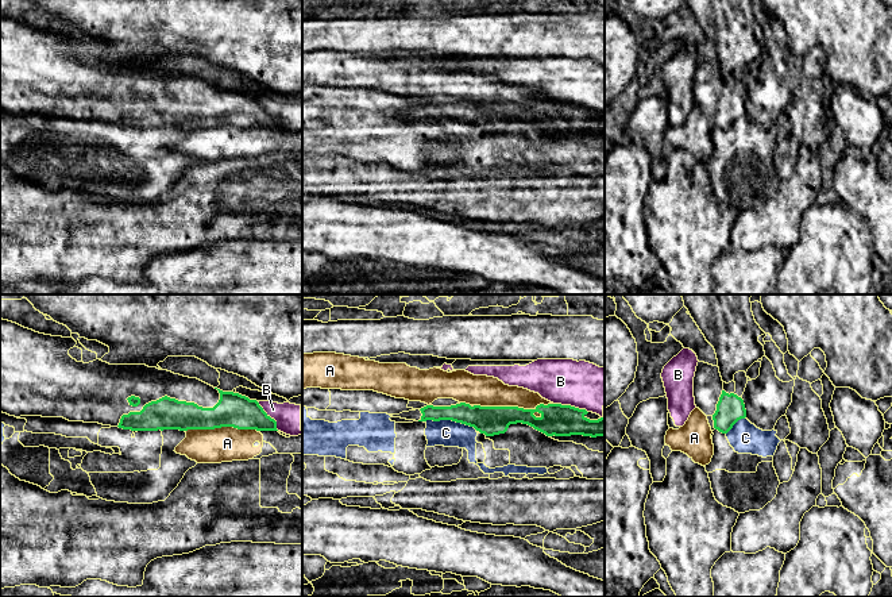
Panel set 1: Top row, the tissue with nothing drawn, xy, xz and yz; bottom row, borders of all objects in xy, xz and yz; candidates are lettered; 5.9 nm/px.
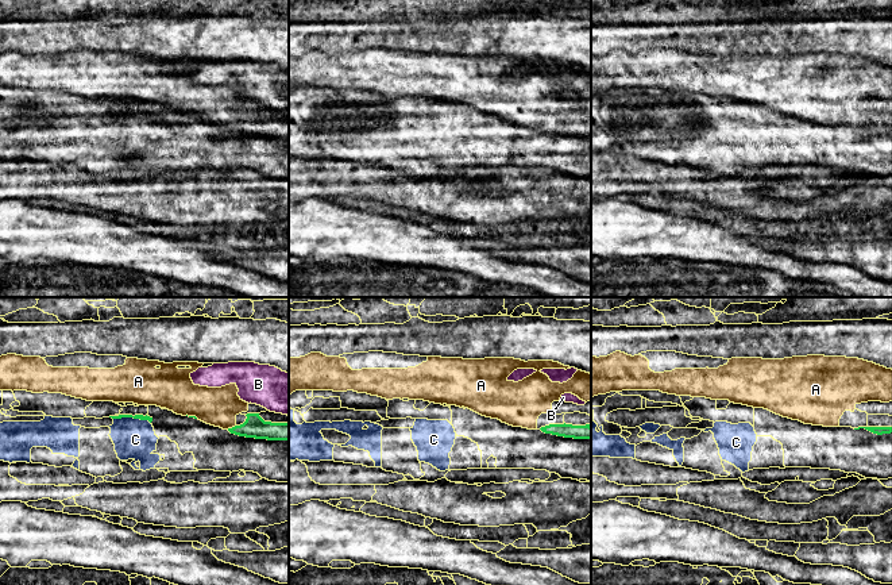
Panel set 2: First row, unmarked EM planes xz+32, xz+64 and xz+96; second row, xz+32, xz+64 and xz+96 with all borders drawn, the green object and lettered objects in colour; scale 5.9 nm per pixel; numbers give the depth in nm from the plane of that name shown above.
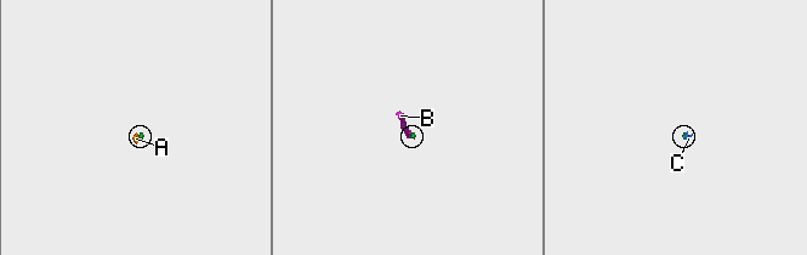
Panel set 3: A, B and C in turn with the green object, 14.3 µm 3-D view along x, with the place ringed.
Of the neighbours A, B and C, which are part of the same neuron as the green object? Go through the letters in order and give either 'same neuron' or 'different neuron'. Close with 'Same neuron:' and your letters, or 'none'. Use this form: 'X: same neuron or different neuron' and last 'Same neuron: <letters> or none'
A: different neuron
B: different neuron
C: different neuron
Same neuron: none

